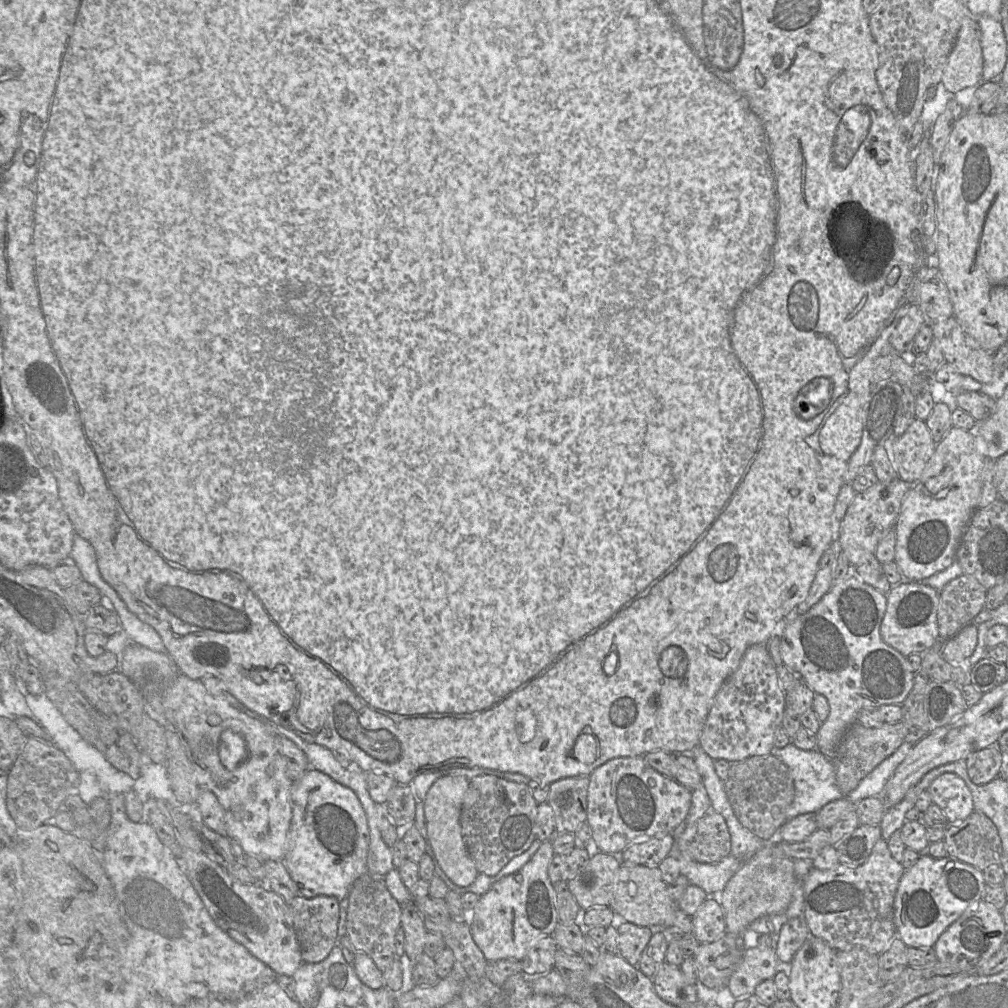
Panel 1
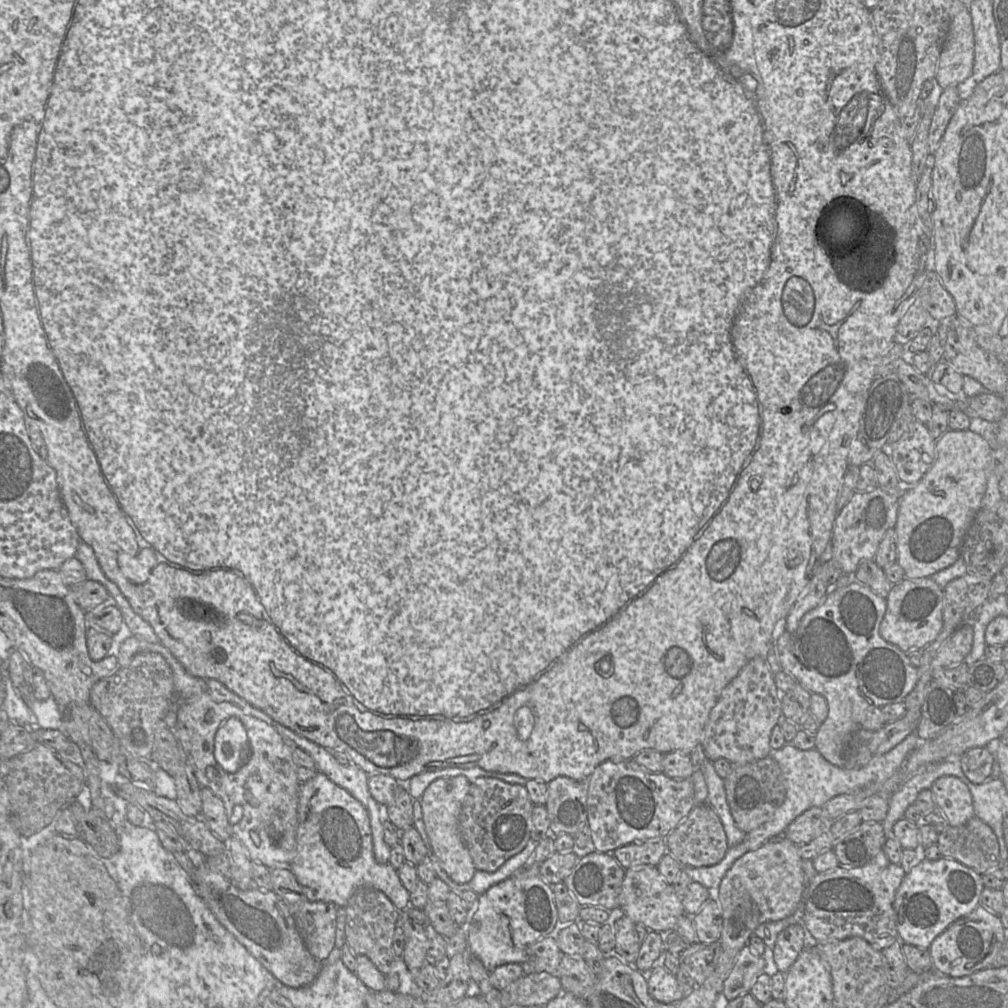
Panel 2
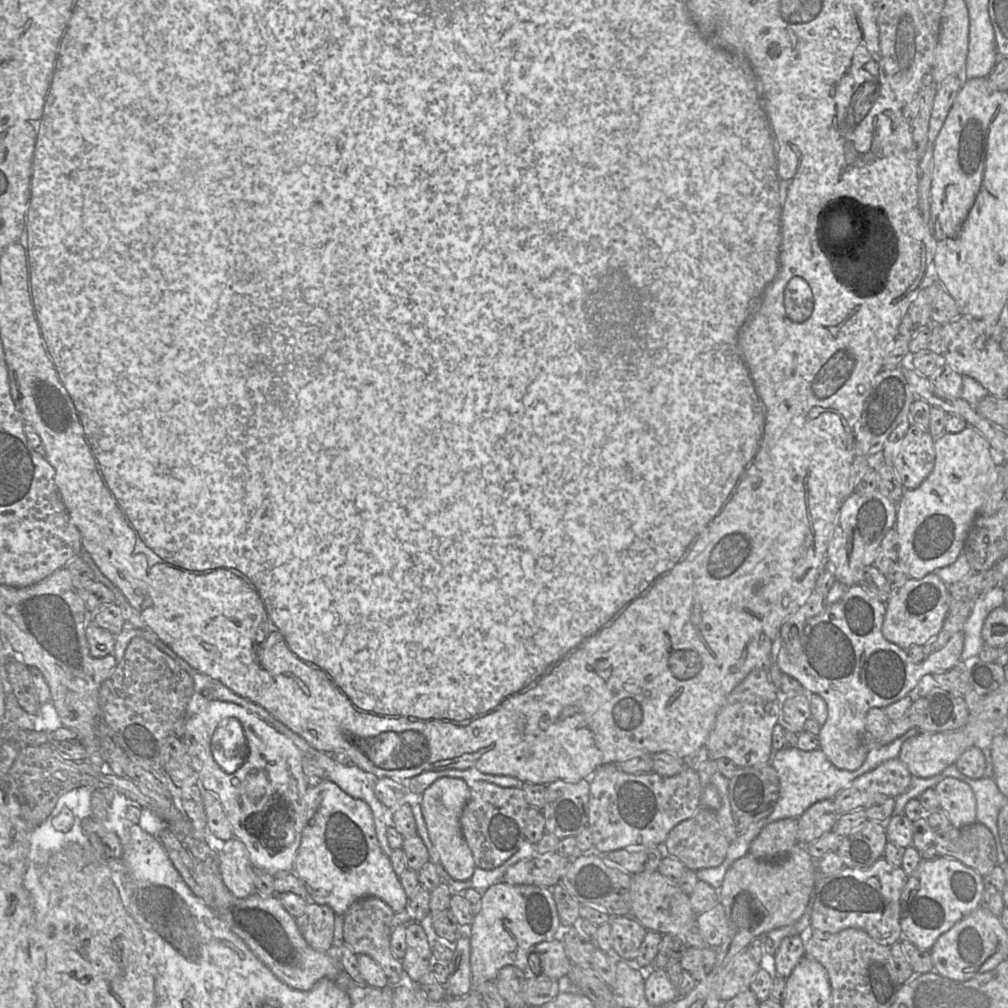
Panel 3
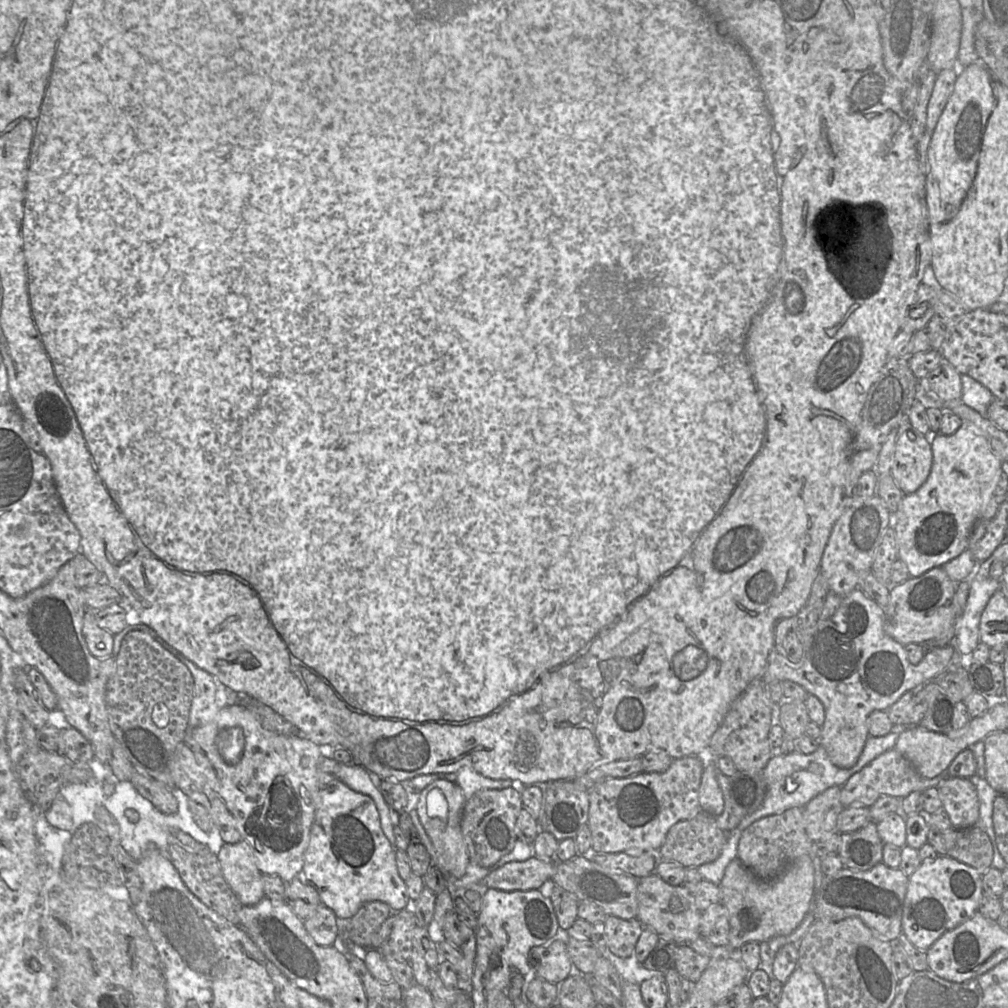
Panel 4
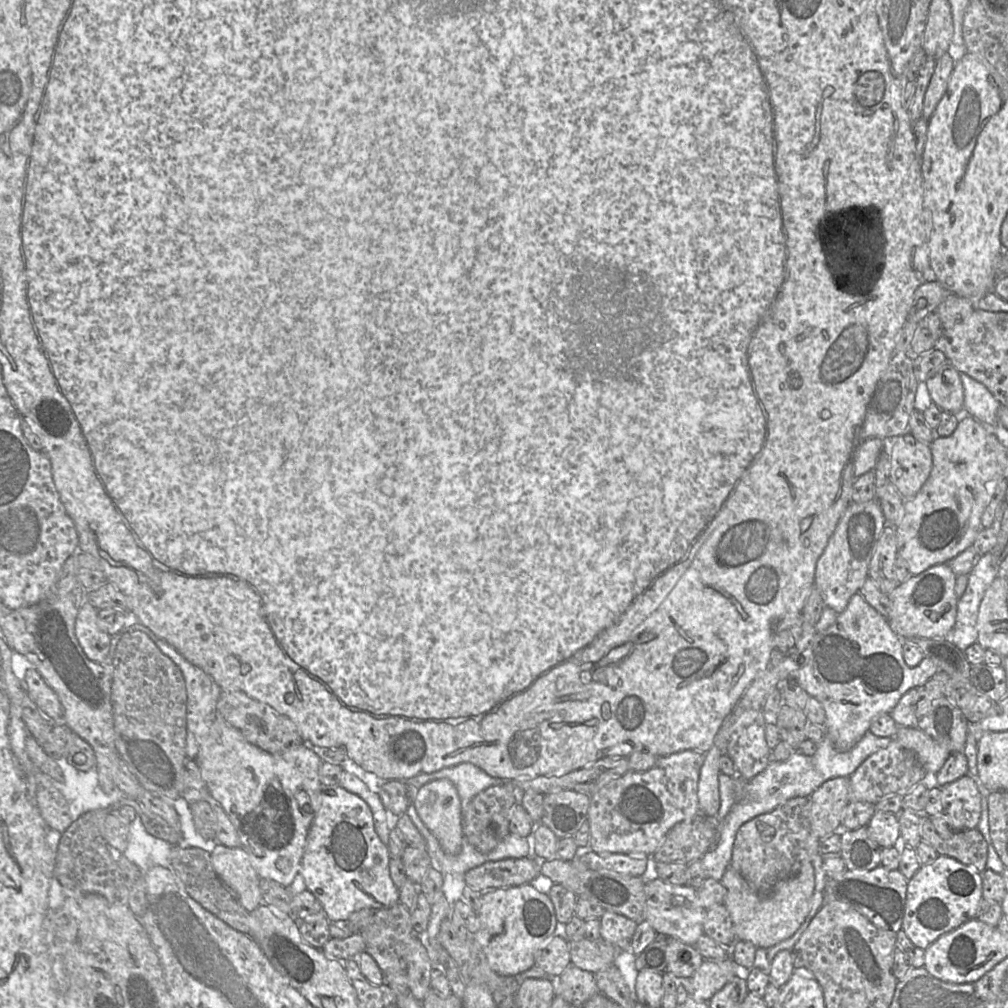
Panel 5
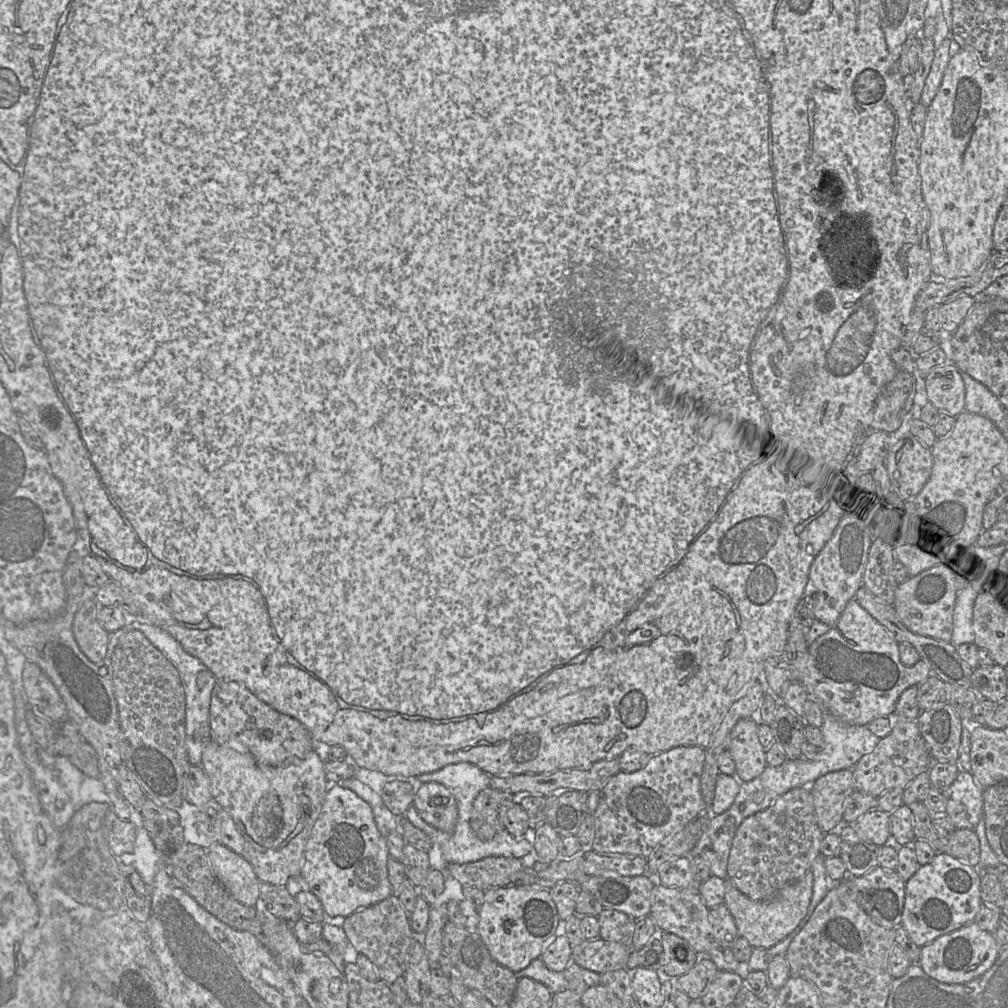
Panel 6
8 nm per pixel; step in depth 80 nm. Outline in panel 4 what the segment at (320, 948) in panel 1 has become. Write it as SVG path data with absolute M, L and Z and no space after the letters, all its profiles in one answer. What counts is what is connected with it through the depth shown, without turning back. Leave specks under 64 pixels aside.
M320 904L312 915L304 919L303 926L316 945L332 946L338 934L333 911Z

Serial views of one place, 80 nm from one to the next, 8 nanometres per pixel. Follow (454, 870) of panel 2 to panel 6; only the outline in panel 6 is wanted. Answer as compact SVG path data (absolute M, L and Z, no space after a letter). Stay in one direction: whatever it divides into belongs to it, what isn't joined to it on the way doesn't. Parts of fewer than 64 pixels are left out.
M418 783L413 806L427 824L445 833L454 831L458 818L457 804L455 797L443 784Z

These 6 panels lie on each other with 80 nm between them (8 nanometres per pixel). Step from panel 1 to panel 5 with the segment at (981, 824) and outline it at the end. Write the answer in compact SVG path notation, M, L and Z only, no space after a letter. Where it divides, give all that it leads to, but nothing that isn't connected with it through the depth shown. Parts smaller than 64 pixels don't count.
M921 815L920 837L922 841L930 844L939 855L945 855L956 859L957 861L974 867L977 871L983 872L986 868L988 845L985 838L977 828L956 831L952 837L948 839L942 838L935 830L931 817Z

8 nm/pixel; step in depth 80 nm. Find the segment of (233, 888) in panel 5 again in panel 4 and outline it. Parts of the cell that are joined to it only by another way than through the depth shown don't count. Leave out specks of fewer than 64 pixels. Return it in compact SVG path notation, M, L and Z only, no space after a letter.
M243 841L223 843L216 857L225 882L242 906L253 906L264 898L262 874Z

